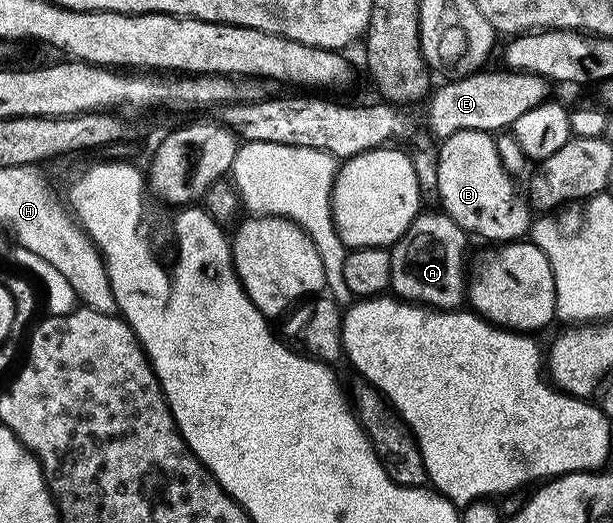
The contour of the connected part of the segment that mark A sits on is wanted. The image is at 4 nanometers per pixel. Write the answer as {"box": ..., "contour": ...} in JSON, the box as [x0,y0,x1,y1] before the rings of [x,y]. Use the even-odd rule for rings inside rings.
{"box":[392,210,467,310],"contour":[[[422,210],[411,226],[392,245],[392,295],[411,304],[420,304],[434,310],[457,310],[467,300],[467,272],[465,276],[465,233],[455,221],[440,210]]]}

